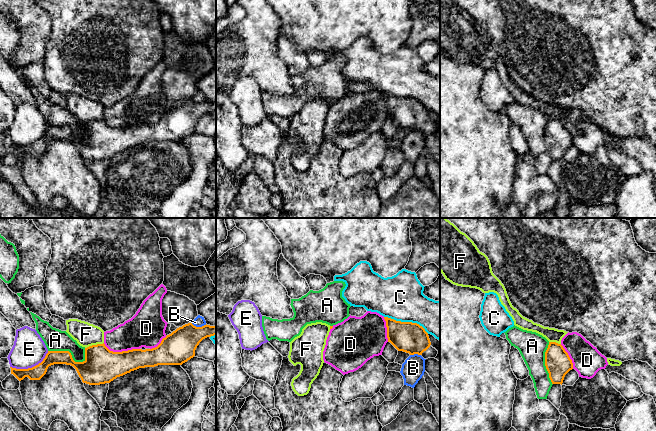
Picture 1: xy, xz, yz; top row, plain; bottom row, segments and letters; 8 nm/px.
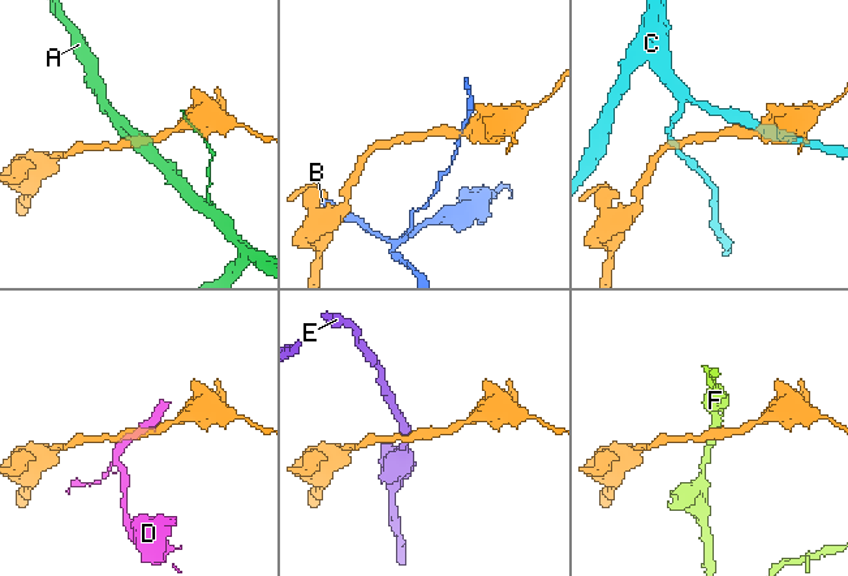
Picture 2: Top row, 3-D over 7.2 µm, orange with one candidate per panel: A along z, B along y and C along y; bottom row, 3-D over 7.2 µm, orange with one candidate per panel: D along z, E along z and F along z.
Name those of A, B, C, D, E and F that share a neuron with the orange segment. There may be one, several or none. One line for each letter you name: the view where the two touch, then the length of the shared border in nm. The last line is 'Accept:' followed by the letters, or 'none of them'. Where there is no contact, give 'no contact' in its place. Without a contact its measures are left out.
Accept: none of them

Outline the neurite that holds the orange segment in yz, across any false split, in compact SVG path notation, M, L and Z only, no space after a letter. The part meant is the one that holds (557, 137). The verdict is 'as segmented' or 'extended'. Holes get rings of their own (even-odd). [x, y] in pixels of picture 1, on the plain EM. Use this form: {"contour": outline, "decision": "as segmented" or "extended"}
{"contour": "M549 118L545 128L545 142L552 160L563 159L565 151L573 145L573 139L561 120Z", "decision": "as segmented"}

